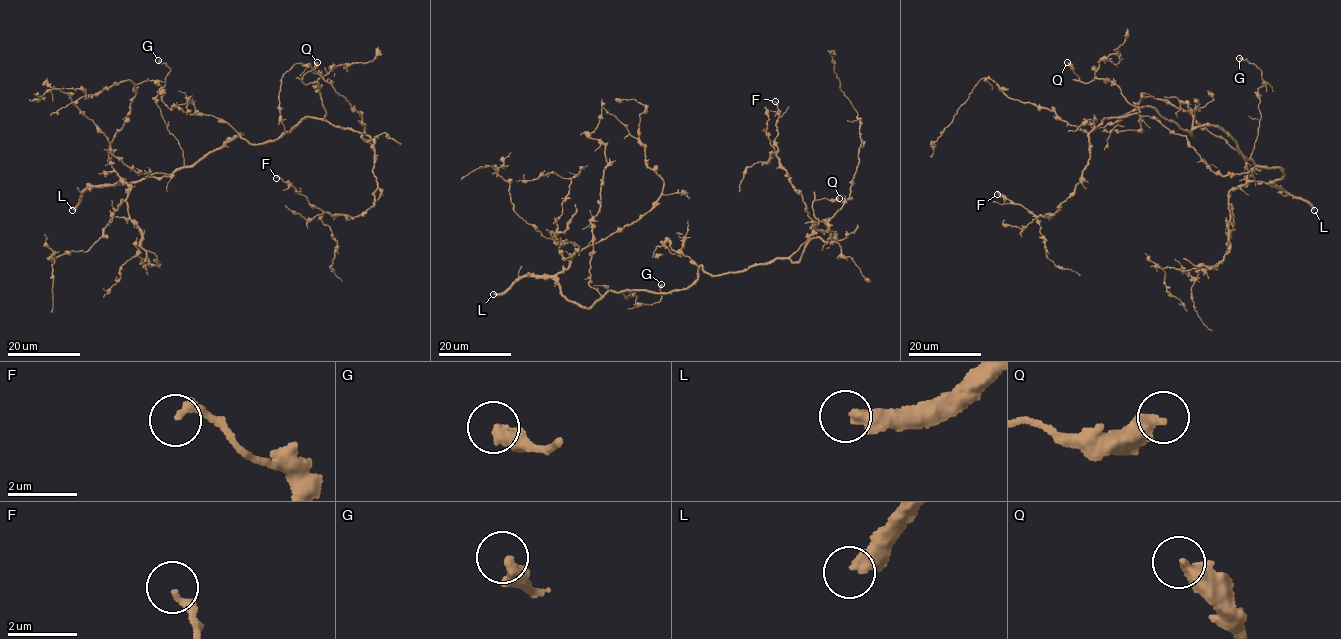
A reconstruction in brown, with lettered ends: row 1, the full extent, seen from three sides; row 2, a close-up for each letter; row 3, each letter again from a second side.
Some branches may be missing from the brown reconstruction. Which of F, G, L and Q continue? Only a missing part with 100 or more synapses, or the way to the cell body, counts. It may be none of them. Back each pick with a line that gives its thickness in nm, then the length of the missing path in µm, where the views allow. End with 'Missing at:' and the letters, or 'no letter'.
L: Thickness 400 nm. Missing length about 120 µm
Missing at: L

